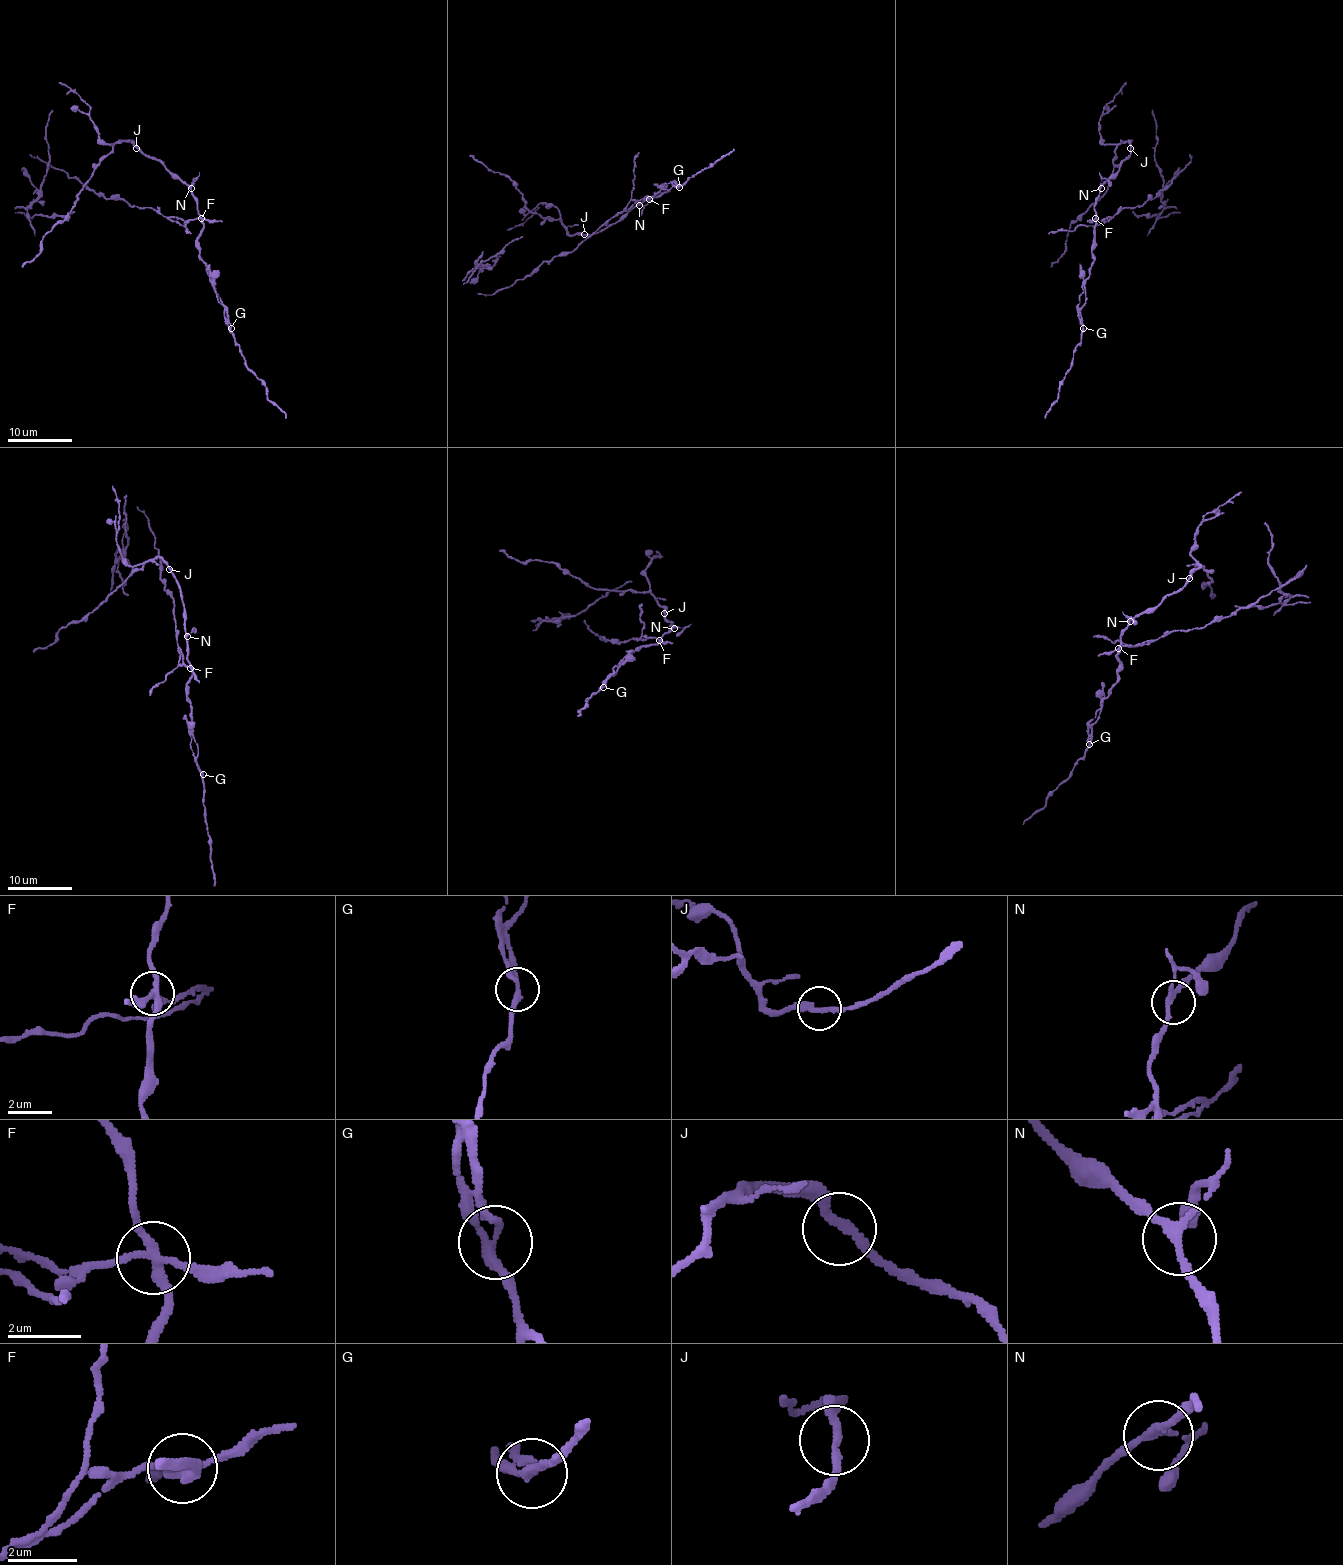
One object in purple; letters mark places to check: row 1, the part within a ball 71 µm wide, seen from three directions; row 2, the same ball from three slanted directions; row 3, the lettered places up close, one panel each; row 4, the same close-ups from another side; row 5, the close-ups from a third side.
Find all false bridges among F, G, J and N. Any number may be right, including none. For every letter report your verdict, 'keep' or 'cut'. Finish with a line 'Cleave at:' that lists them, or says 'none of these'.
F: cut
G: cut
J: keep
N: keep
Cleave at: F, G

